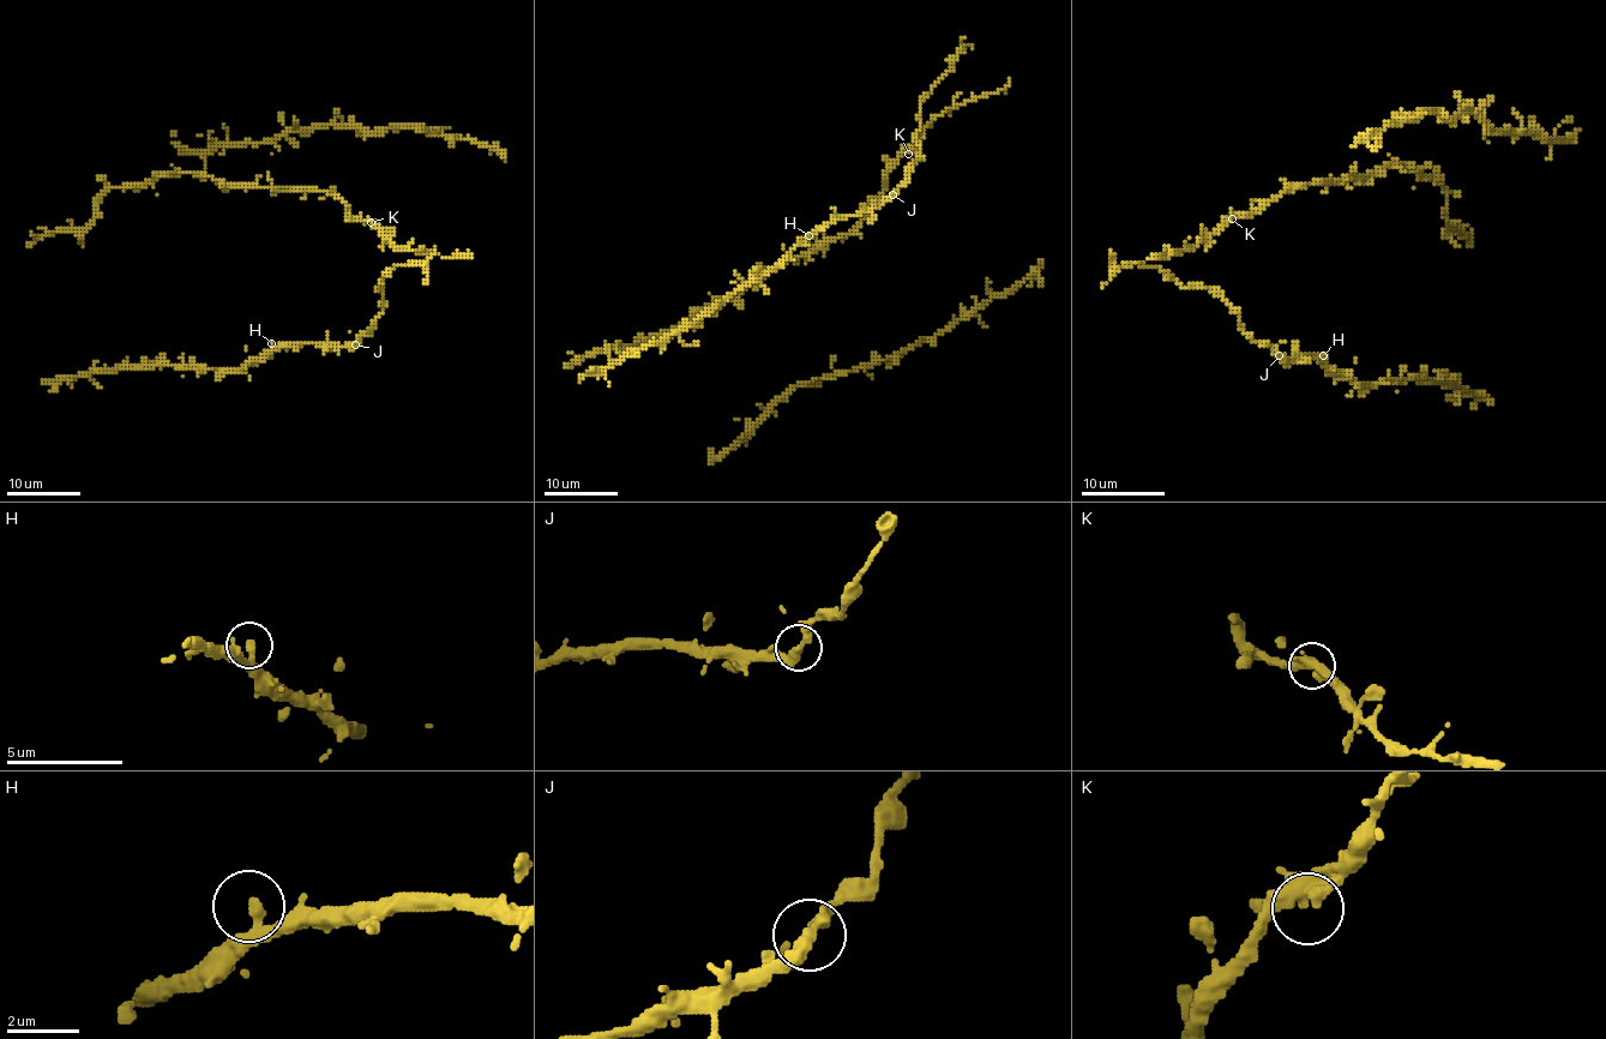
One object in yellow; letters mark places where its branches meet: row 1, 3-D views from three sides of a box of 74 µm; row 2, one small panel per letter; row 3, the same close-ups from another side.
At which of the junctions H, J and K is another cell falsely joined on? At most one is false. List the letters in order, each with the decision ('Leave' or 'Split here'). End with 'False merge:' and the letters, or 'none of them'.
H: Leave
J: Split here
K: Leave
False merge: J

